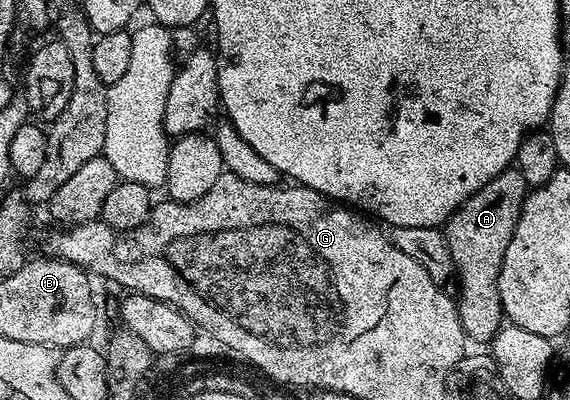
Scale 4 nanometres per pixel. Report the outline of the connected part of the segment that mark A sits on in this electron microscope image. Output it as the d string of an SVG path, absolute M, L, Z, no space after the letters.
M518 169L503 171L489 181L477 193L473 193L448 217L442 228L447 239L449 253L455 262L455 275L459 279L457 306L464 336L475 343L490 344L499 328L504 326L505 316L499 300L499 274L501 261L505 261L505 249L517 229L523 202L529 188Z

